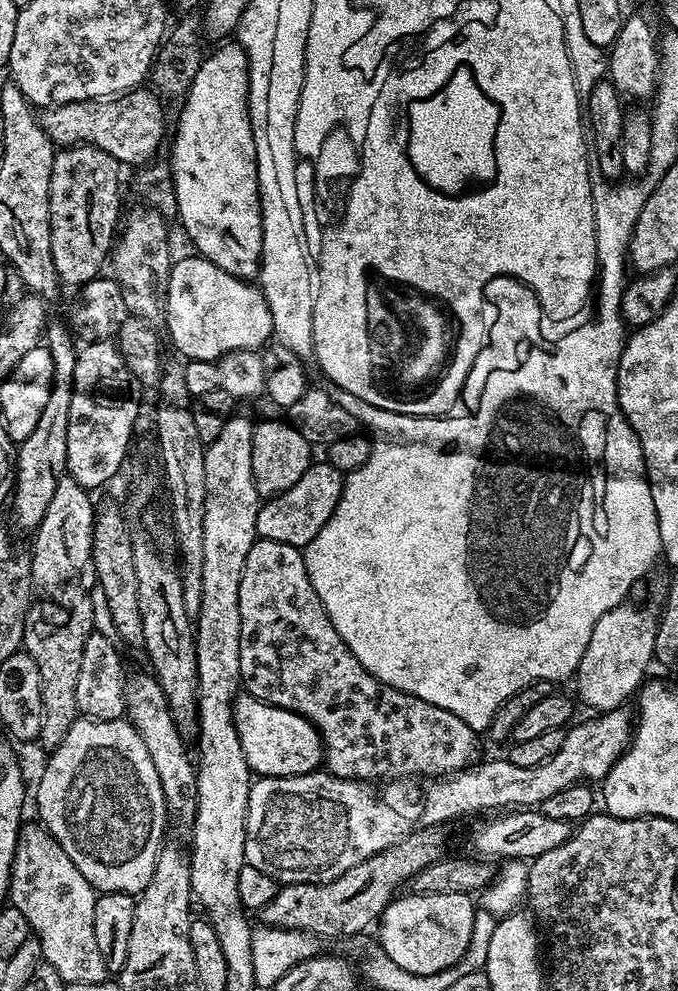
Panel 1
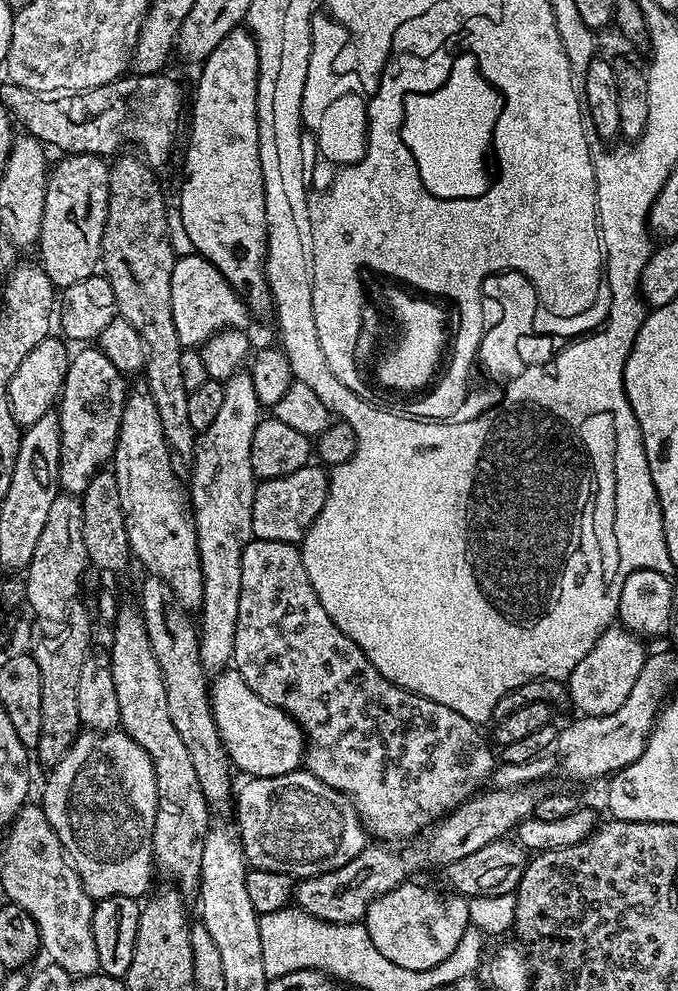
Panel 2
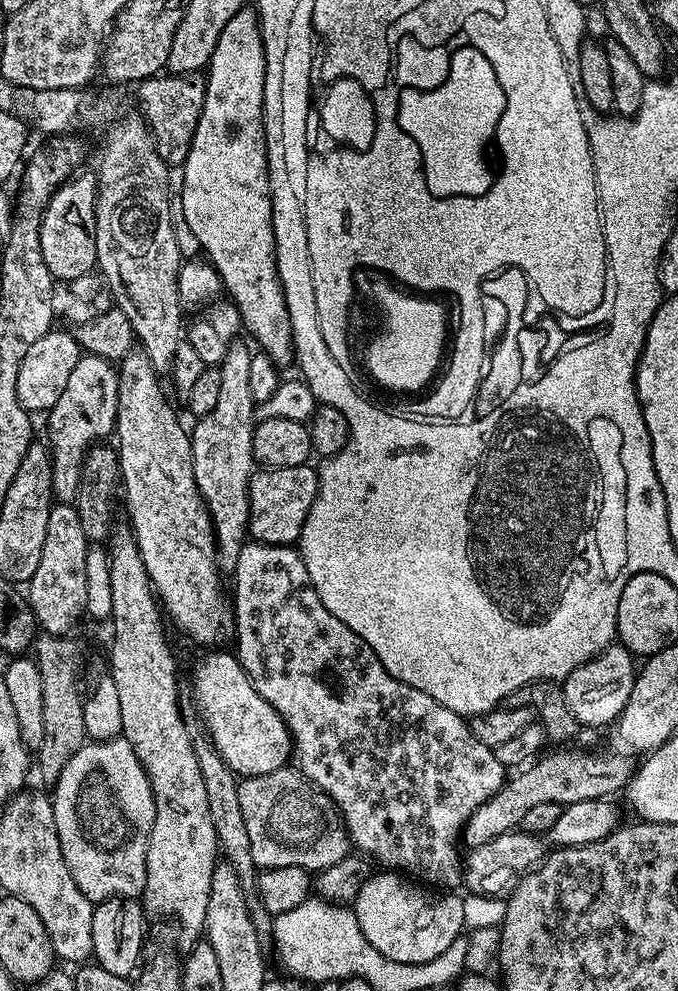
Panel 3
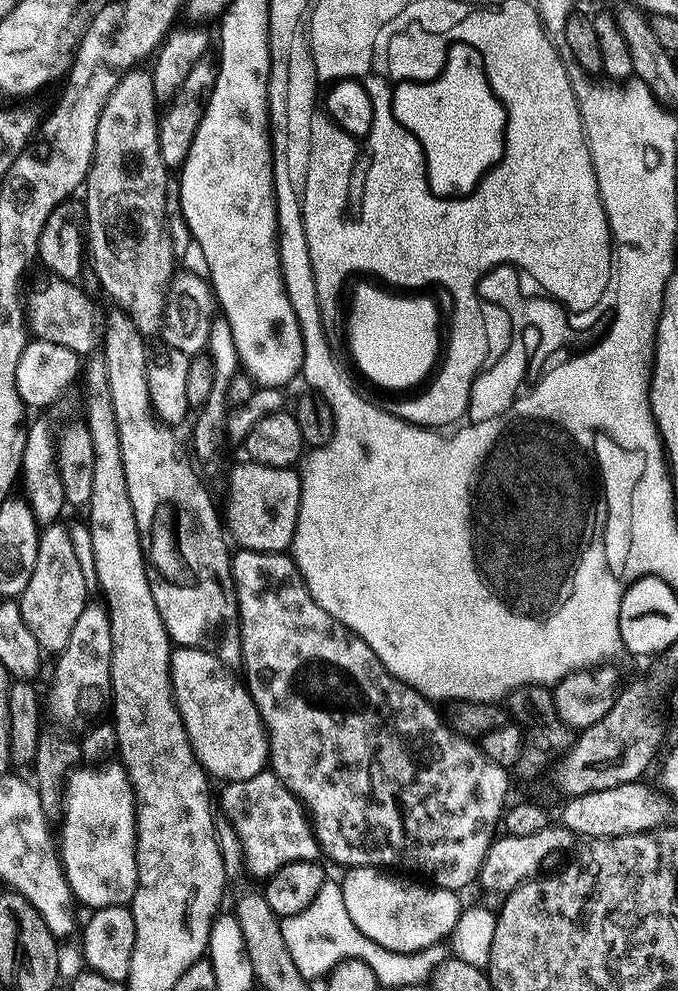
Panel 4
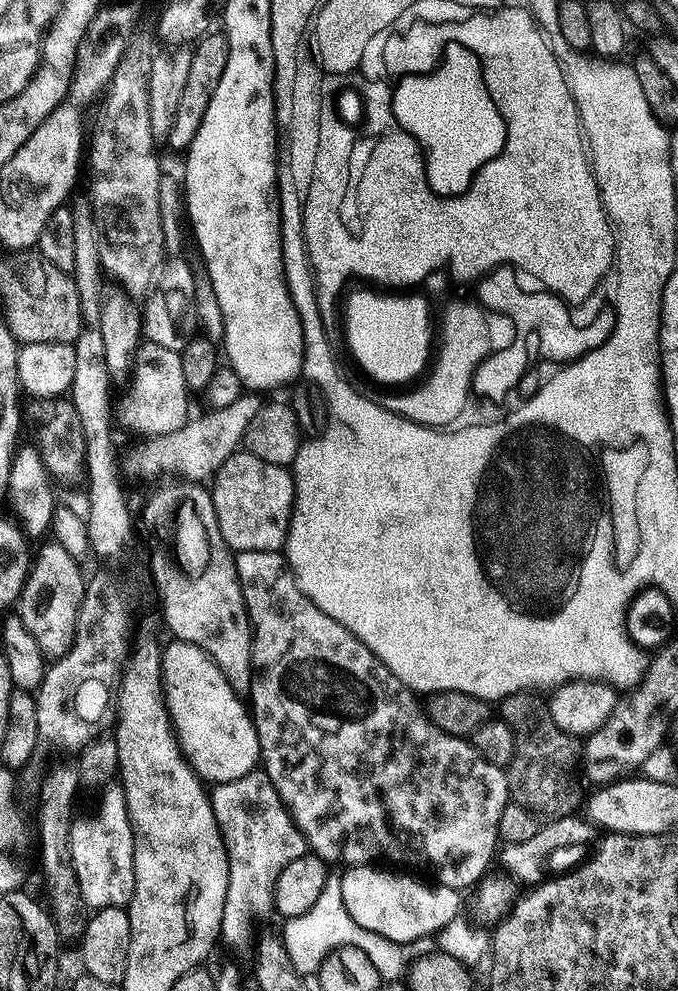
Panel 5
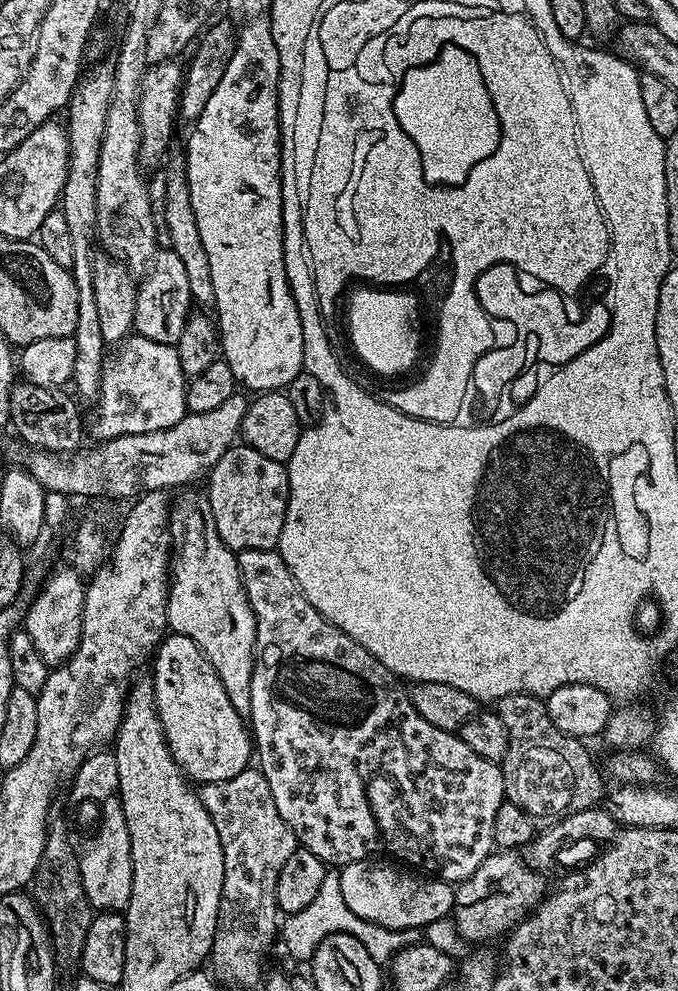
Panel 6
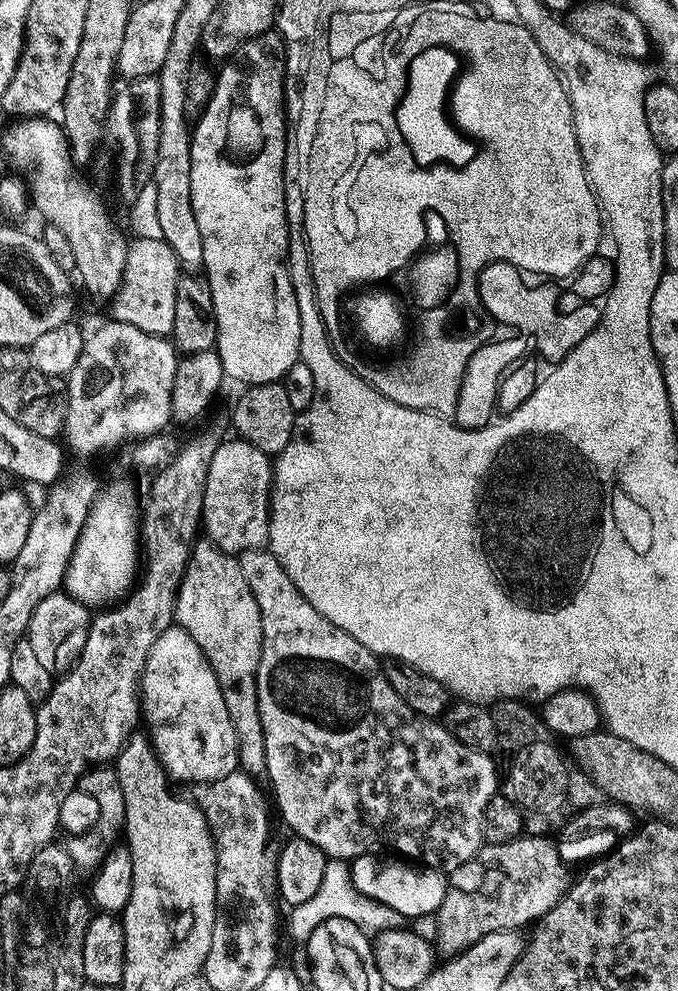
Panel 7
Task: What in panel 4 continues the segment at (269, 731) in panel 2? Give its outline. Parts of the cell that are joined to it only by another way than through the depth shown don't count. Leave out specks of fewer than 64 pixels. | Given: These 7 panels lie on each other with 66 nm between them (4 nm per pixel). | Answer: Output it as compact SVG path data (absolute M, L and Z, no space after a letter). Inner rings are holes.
M176 646L172 649L172 693L176 699L176 709L180 711L182 722L186 726L186 734L188 741L192 744L192 749L196 755L196 761L203 766L209 777L220 779L220 782L231 782L233 780L245 780L246 778L254 778L254 774L265 771L266 765L269 763L270 755L268 753L268 738L264 728L263 721L260 720L260 711L256 709L255 702L252 701L252 695L248 693L245 681L239 675L236 676L231 667L223 664L216 656L215 651L209 650L204 646Z

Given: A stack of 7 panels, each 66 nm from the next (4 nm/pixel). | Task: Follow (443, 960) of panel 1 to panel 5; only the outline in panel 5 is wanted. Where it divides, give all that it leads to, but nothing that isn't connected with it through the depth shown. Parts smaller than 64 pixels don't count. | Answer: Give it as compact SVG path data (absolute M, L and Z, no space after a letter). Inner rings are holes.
M352 866L345 871L348 873L339 877L342 901L353 925L380 935L382 940L408 946L411 940L435 937L455 916L461 915L461 893L457 889L442 883L431 888L412 876L387 876L374 869L372 866Z

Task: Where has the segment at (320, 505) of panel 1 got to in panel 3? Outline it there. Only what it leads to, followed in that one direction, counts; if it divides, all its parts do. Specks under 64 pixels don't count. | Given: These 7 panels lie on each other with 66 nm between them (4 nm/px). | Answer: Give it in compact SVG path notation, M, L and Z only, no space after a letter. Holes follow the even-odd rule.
M311 463L289 468L260 470L252 476L248 486L249 520L247 535L258 544L292 546L299 541L306 514L314 506L320 485L318 472Z

